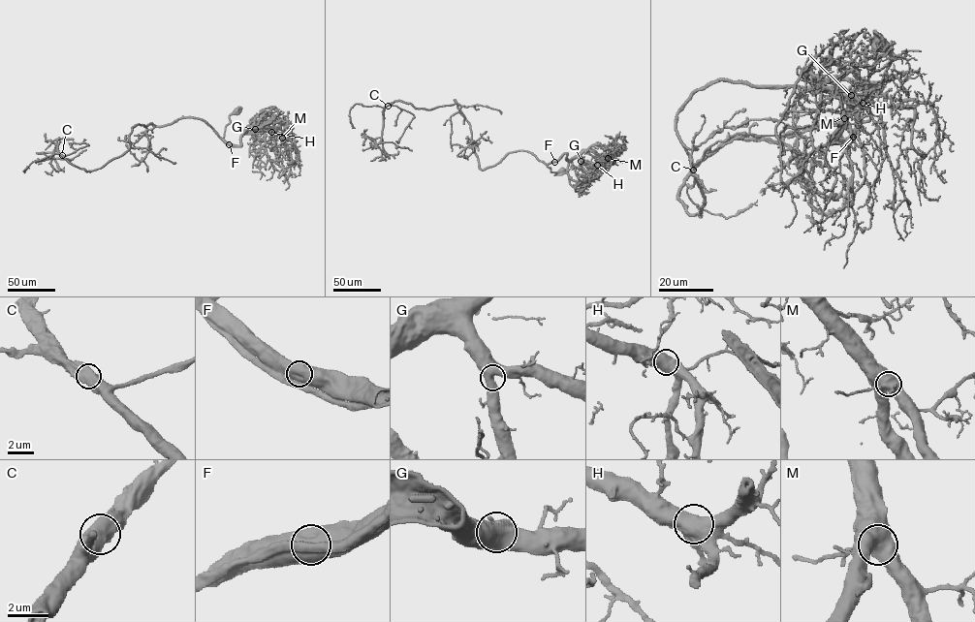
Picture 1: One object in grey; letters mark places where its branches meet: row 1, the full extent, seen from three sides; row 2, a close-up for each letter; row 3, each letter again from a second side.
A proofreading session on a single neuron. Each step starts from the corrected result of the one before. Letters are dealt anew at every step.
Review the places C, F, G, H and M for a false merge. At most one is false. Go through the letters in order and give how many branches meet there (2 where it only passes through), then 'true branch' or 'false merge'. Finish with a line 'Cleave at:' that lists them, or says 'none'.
C: 2 branches meet; true branch
F: 2 branches meet; true branch
G: 2 branches meet; true branch
H: 2 branches meet; true branch
M: 2 branches meet; true branch
Cleave at: none

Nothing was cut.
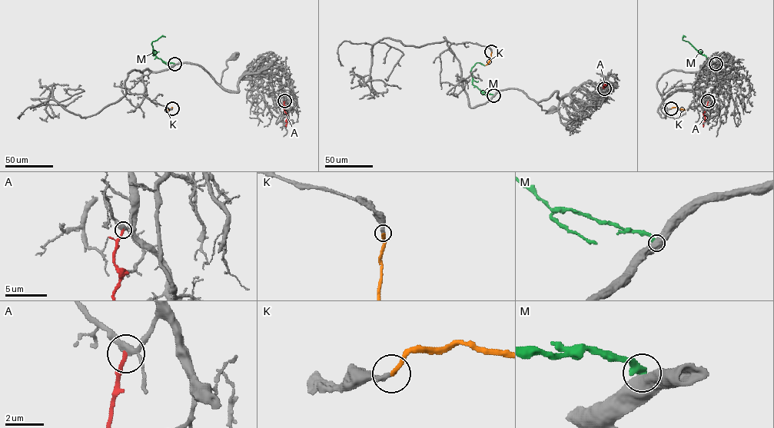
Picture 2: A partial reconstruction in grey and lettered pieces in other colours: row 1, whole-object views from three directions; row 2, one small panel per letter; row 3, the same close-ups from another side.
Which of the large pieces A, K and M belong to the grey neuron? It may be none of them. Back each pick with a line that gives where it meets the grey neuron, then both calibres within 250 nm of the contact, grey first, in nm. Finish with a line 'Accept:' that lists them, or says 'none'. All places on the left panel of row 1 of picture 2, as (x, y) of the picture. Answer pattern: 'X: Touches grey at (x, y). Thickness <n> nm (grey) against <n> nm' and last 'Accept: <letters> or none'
K: Touches grey at (172, 108). Thickness 280 nm (grey) against 280 nm
Accept: K

